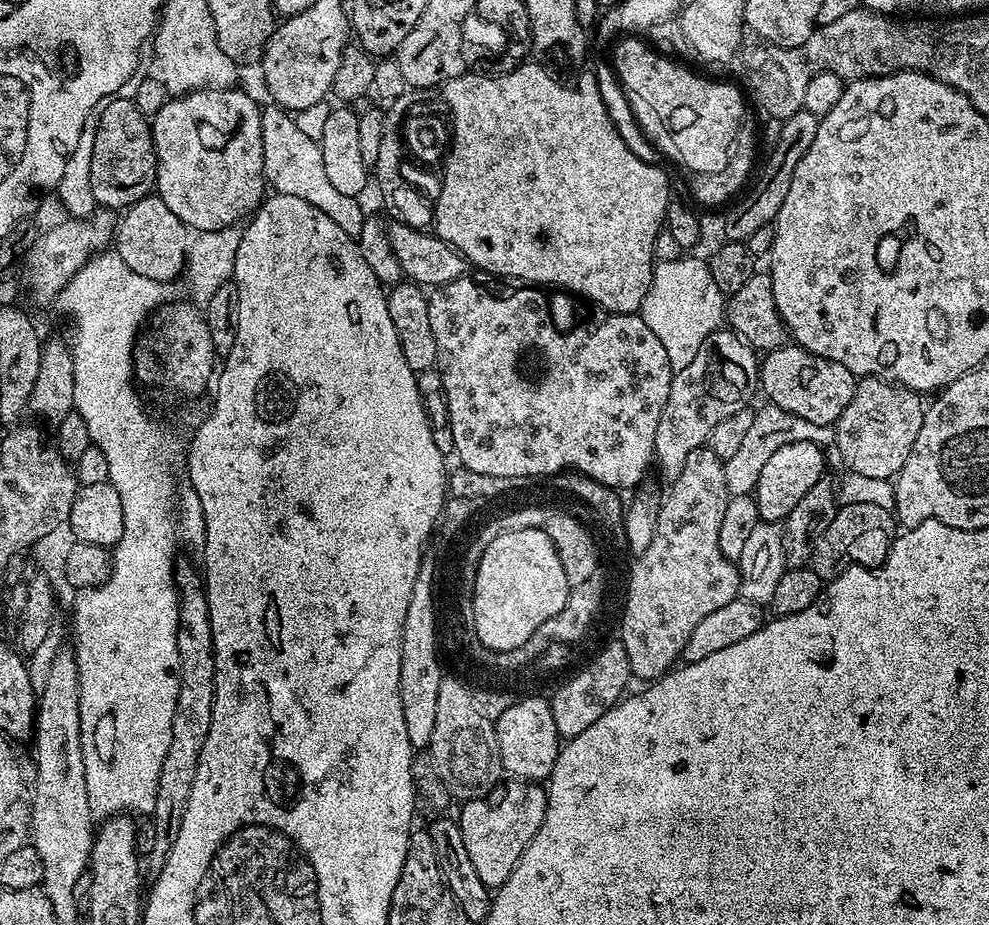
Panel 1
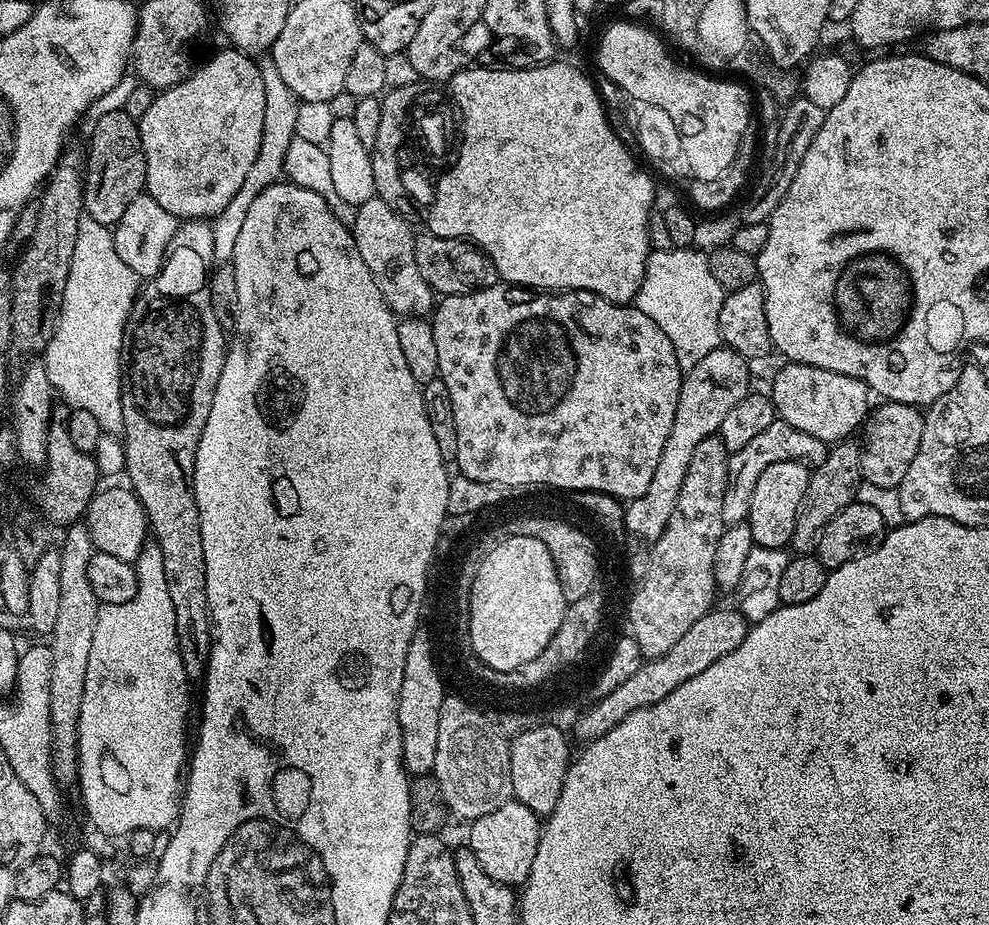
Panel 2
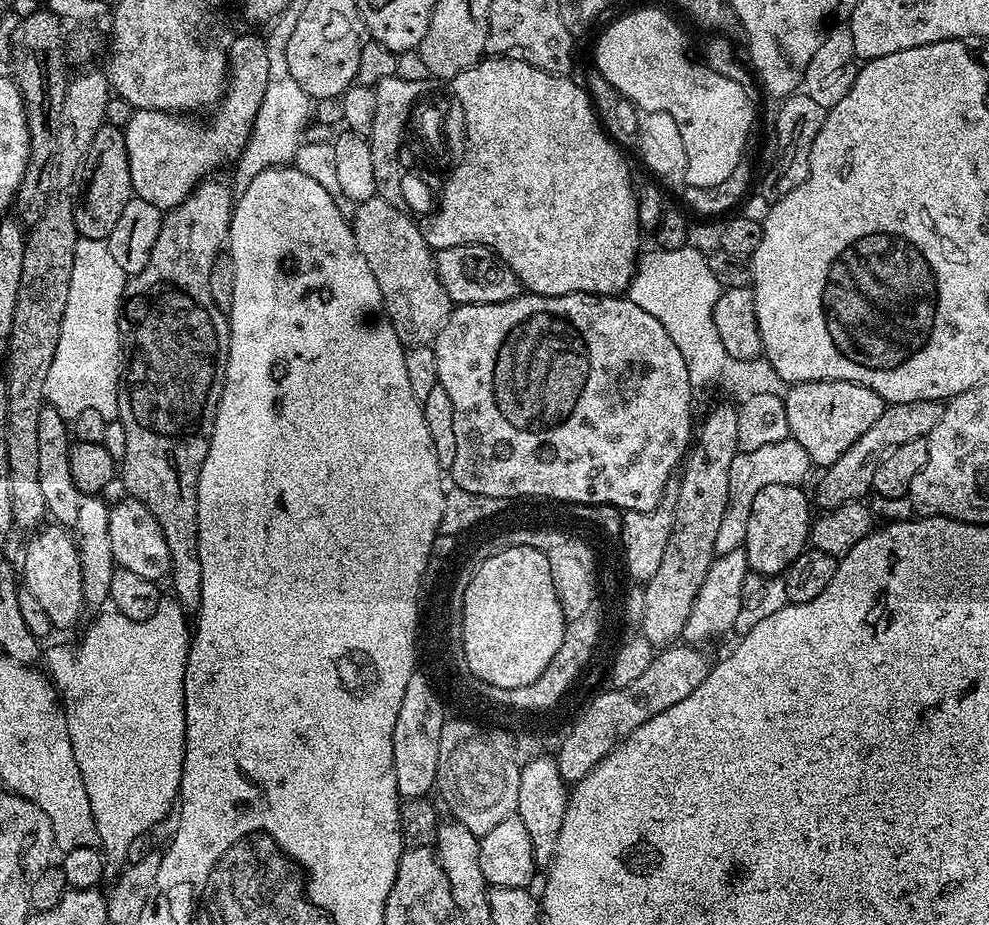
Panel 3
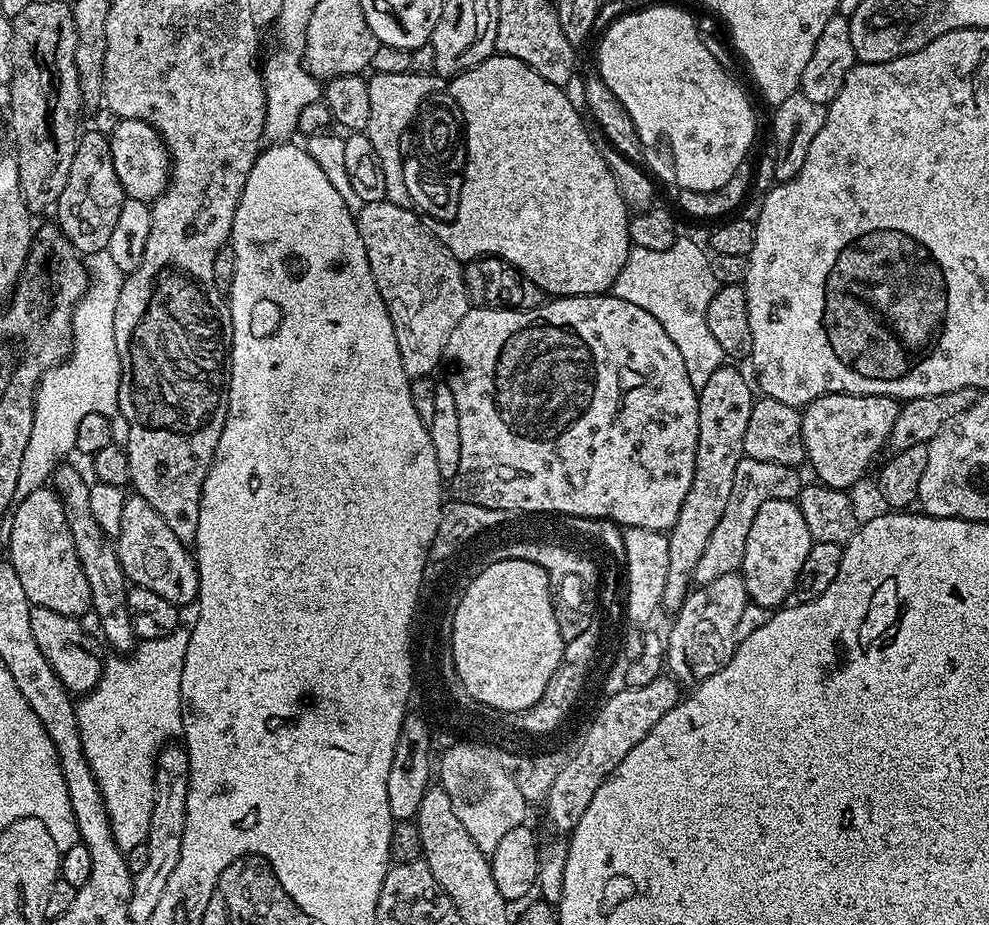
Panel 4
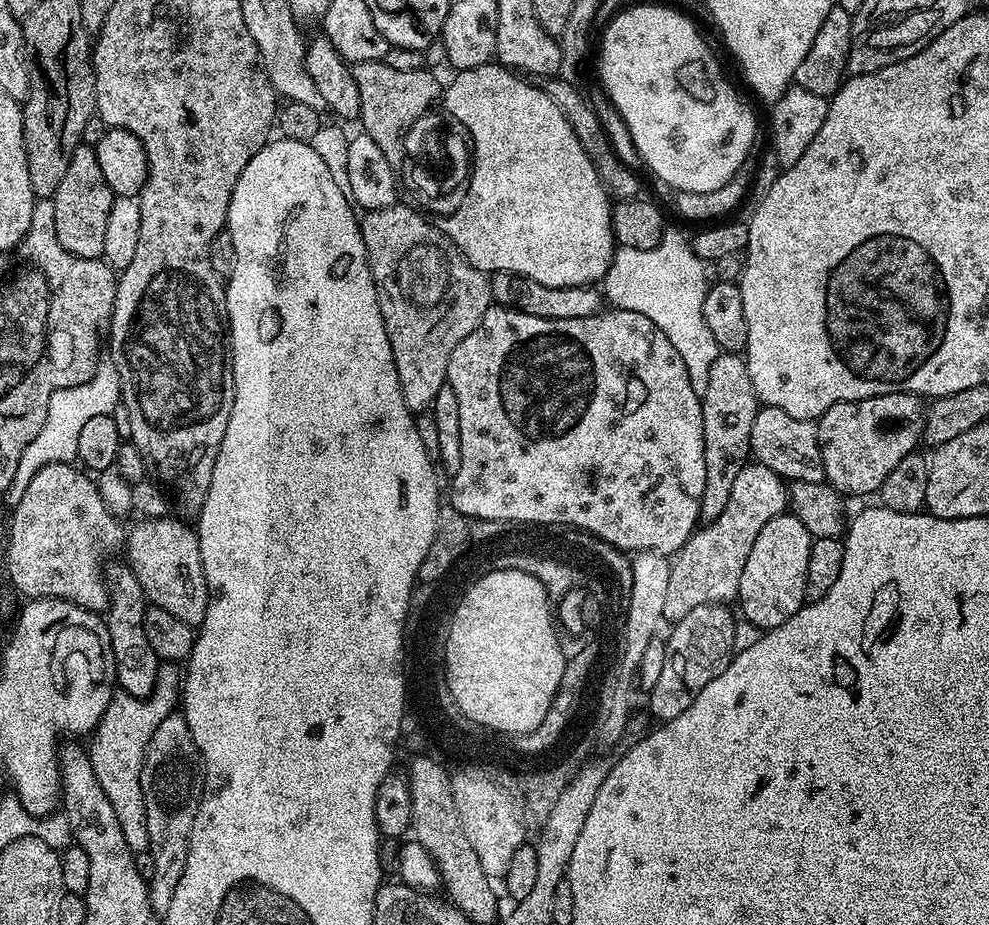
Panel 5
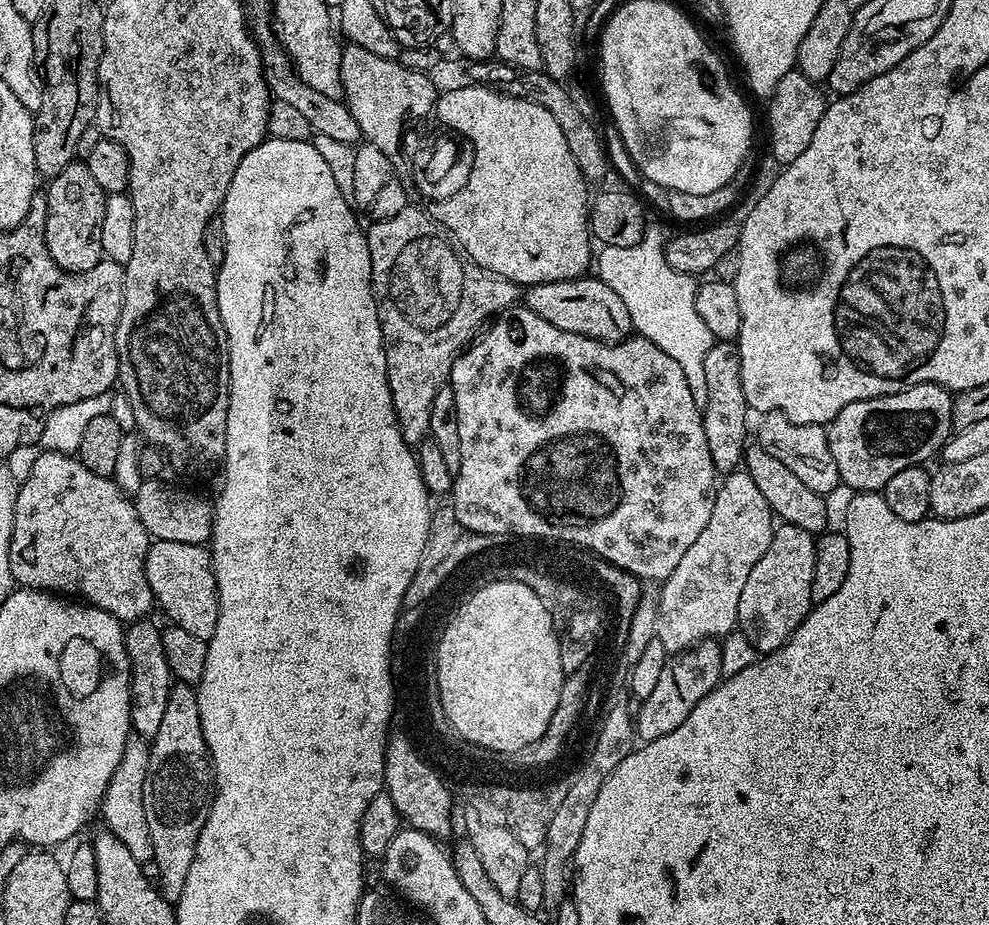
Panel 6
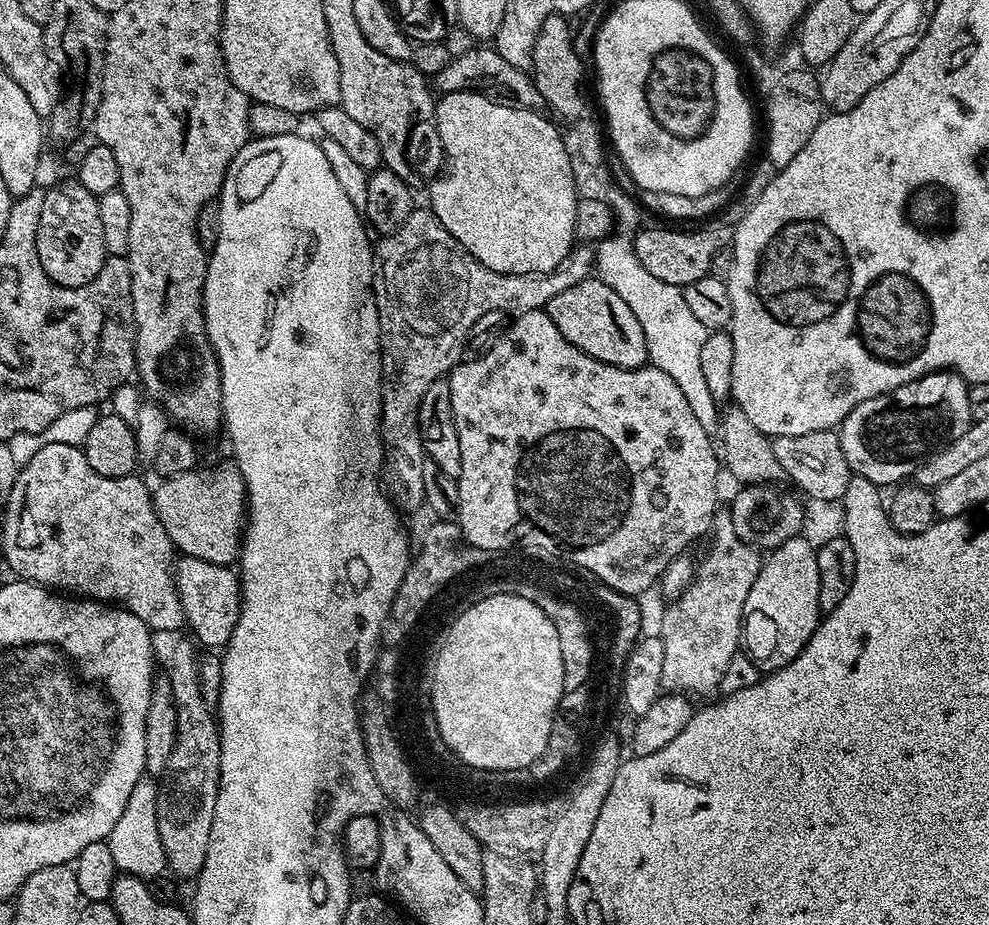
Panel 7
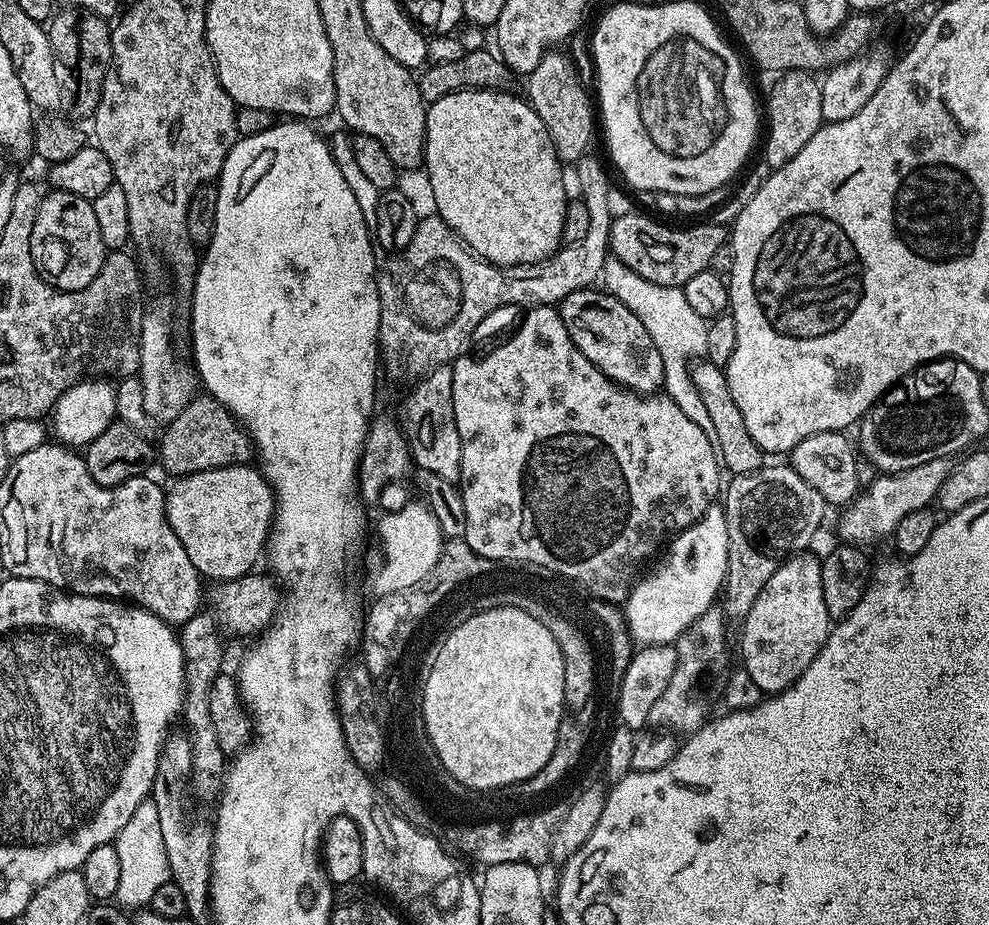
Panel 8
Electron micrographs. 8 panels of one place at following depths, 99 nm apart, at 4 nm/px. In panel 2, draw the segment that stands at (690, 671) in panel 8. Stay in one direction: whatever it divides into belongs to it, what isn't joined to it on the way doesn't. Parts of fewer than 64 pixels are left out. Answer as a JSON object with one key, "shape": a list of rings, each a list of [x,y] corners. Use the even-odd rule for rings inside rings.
{"shape":[[[778,418],[773,424],[766,426],[766,430],[762,430],[762,434],[758,434],[747,446],[742,446],[742,450],[729,455],[726,494],[722,494],[722,518],[725,525],[747,521],[750,497],[754,494],[754,485],[758,483],[762,470],[774,466],[774,462],[790,462],[791,460],[806,464],[809,469],[813,469],[822,462],[826,462],[828,449],[829,445],[823,444],[818,438],[810,438],[810,434],[802,434],[802,430],[790,426],[785,420]]]}

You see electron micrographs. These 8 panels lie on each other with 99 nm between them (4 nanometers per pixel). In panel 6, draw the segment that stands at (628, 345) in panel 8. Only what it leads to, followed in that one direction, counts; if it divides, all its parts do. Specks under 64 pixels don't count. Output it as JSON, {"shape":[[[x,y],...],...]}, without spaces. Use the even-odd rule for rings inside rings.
{"shape":[[[591,275],[577,276],[575,280],[559,280],[558,282],[542,282],[529,284],[523,289],[523,307],[530,309],[538,318],[546,318],[550,326],[558,326],[558,330],[570,330],[572,334],[582,334],[591,340],[600,340],[603,344],[617,344],[633,335],[634,329],[630,310],[606,282],[598,278],[591,280]]]}

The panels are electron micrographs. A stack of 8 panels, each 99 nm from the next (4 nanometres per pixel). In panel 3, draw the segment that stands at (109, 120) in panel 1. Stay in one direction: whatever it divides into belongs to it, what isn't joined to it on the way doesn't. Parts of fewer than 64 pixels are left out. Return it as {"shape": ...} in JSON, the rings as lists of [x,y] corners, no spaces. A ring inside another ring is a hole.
{"shape":[[[109,123],[103,124],[90,142],[90,150],[84,156],[84,189],[75,201],[74,226],[77,237],[86,240],[107,240],[126,202],[134,199],[130,182],[130,158],[126,154],[124,129]]]}

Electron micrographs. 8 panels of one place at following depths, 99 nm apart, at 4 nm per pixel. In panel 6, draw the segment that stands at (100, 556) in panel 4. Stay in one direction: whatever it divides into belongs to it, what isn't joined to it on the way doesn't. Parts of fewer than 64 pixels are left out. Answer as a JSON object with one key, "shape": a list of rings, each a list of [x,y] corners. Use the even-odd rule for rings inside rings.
{"shape":[[[151,619],[131,621],[125,627],[126,654],[130,658],[130,718],[132,732],[140,738],[158,734],[158,726],[166,711],[166,698],[174,683],[172,668],[166,662],[166,650],[162,646],[161,629],[151,624]]]}

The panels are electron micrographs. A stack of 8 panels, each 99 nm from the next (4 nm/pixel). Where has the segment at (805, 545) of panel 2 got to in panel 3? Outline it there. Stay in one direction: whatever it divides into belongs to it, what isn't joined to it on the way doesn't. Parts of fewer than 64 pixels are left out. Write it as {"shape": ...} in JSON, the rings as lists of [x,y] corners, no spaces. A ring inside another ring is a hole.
{"shape":[[[939,400],[888,404],[882,410],[882,414],[878,414],[878,422],[874,422],[870,430],[866,430],[866,434],[862,434],[862,438],[858,438],[858,442],[854,442],[854,446],[850,446],[850,450],[846,450],[846,454],[838,458],[838,462],[834,462],[819,473],[821,476],[816,484],[816,496],[814,492],[815,507],[827,510],[863,501],[873,491],[876,465],[898,446],[911,440],[923,440],[928,437],[930,430],[938,426],[938,418],[942,418],[943,413],[944,404]]]}

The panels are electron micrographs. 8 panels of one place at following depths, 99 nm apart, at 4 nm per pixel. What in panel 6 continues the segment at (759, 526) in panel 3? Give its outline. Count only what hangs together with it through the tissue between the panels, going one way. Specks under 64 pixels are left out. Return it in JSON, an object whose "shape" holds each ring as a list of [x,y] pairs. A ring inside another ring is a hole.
{"shape":[[[781,523],[772,533],[766,554],[758,558],[754,570],[746,577],[746,586],[738,597],[736,622],[757,653],[767,654],[782,647],[812,611],[810,582],[814,582],[815,549],[813,533]]]}

